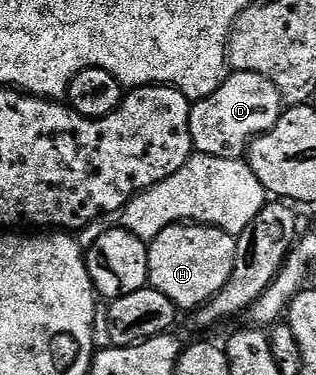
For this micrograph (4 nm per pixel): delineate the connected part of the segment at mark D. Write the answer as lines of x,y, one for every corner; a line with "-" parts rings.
254,71
233,72
207,98
189,109
189,129
193,147
202,157
215,160
240,160
249,151
255,136
268,132
281,116
284,100
270,79

